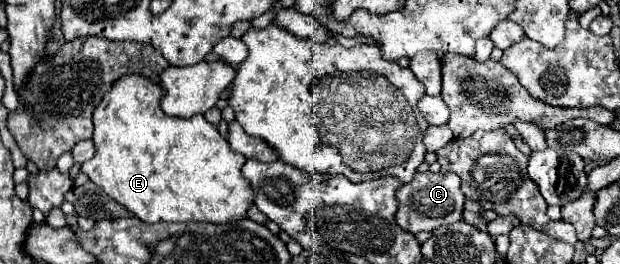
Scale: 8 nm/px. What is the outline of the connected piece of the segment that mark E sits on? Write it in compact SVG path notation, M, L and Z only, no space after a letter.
M142 75L120 77L116 85L102 97L96 105L94 117L94 147L96 153L82 165L82 171L96 183L106 195L124 205L132 215L144 223L186 223L186 221L206 221L206 223L226 223L242 219L254 201L248 181L242 177L240 169L244 157L234 153L228 141L210 125L204 115L190 119L168 117L162 107L162 87L152 83Z

